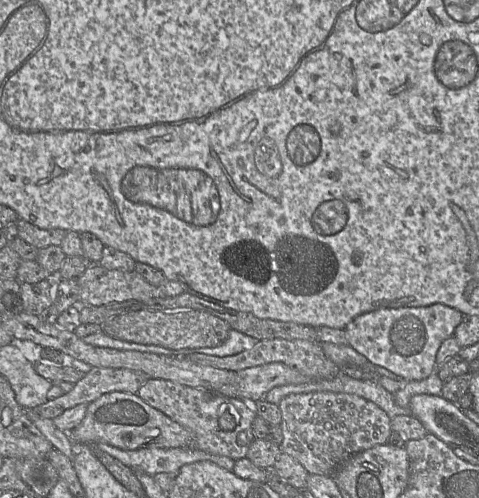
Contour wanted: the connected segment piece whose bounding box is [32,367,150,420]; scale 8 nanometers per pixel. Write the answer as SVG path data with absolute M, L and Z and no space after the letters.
M92 367L69 392L56 399L47 400L32 411L42 418L53 420L65 410L79 404L90 404L106 393L137 394L149 378L142 372L130 369Z

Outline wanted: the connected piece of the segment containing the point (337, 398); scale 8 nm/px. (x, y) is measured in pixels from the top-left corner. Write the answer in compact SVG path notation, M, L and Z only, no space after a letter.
M318 391L286 396L279 403L282 413L283 442L281 451L296 459L309 474L331 476L351 456L376 445L387 443L391 418L375 403L356 394Z

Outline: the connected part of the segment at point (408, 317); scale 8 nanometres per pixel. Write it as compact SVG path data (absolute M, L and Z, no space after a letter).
M441 303L423 307L381 308L357 316L344 330L348 345L368 361L404 380L420 381L435 371L440 345L454 336L463 318L459 310Z

